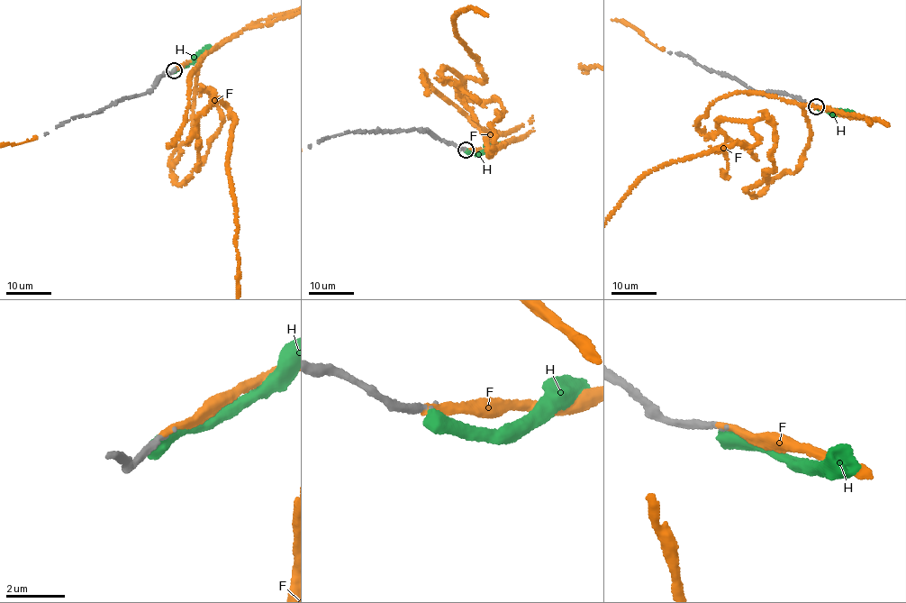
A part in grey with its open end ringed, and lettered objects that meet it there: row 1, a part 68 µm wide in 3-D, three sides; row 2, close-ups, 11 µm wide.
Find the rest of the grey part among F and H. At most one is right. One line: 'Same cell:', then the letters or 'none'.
Same cell: F

